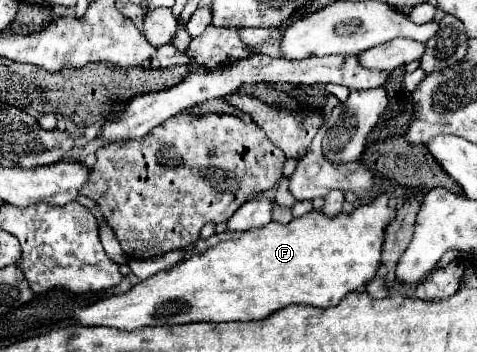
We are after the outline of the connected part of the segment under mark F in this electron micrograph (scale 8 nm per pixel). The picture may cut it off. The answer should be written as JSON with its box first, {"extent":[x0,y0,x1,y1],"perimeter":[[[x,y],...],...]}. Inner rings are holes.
{"extent":[72,194,396,330],"perimeter":[[[382,194],[368,206],[358,206],[352,214],[338,214],[336,218],[324,218],[318,210],[294,218],[288,224],[270,222],[262,228],[244,232],[222,232],[208,240],[198,240],[192,252],[168,270],[138,282],[128,292],[108,296],[80,308],[72,314],[78,326],[114,326],[118,330],[136,330],[144,326],[176,326],[190,322],[252,322],[268,318],[272,312],[288,304],[308,304],[316,308],[336,306],[348,292],[360,290],[370,278],[374,278],[380,264],[380,250],[384,242],[386,226],[396,218],[396,210],[388,206],[388,196]]]}

